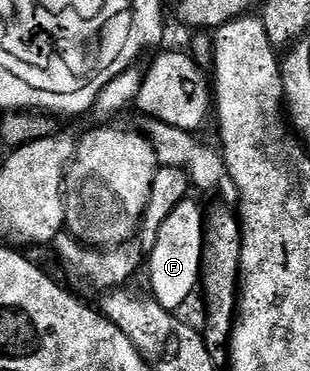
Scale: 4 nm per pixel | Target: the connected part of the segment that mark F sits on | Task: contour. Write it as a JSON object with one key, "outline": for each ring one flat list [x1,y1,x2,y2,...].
{"outline":[[191,198,179,203,172,214,167,216,159,236,147,254,146,271,149,270,150,293,161,307,178,311,196,291,200,281,202,240,204,238,204,213]]}

